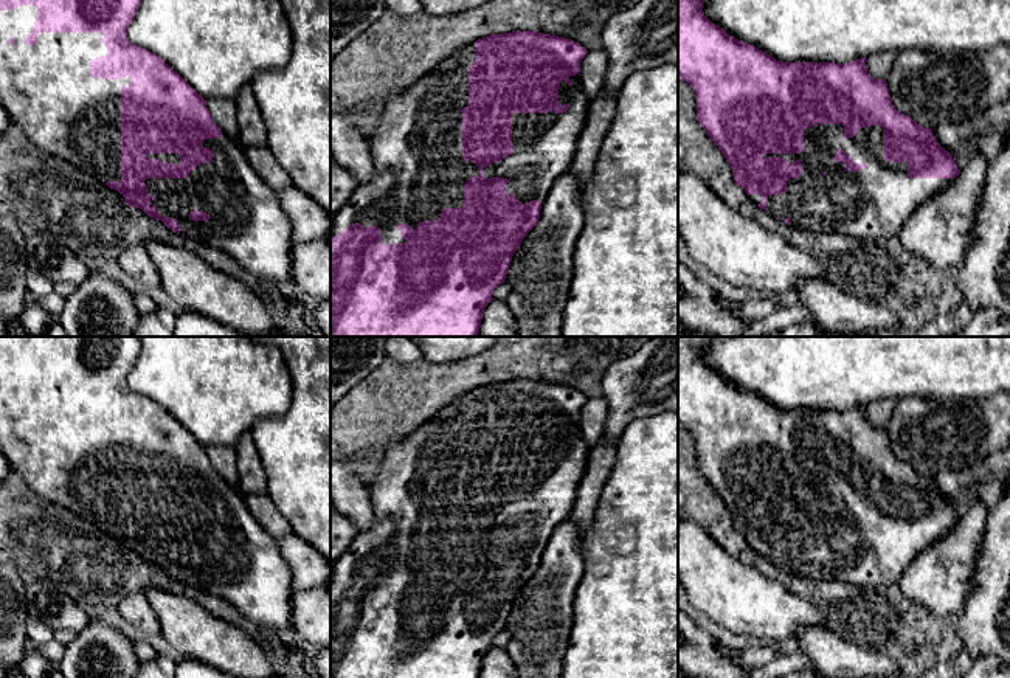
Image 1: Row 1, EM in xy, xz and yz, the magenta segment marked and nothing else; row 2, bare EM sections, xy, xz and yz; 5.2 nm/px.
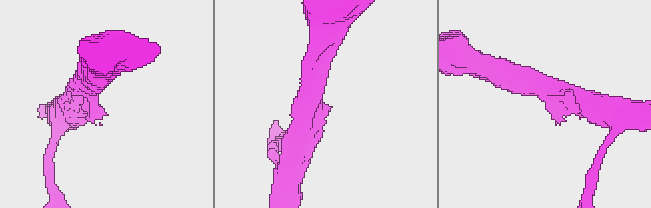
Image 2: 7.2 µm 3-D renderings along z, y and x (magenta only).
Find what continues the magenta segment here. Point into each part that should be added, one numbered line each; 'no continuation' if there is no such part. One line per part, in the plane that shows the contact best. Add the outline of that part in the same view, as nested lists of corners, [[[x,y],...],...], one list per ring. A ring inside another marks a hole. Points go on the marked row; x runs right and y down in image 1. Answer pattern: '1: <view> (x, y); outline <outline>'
1: xz (416, 149); outline [[[475,43],[451,54],[411,87],[396,92],[380,113],[368,140],[375,177],[357,185],[348,203],[334,216],[332,239],[351,223],[379,227],[383,244],[405,244],[399,223],[417,228],[419,222],[439,220],[444,208],[464,206],[464,185],[479,175],[462,154],[462,109],[469,106],[469,67],[475,62]]]

